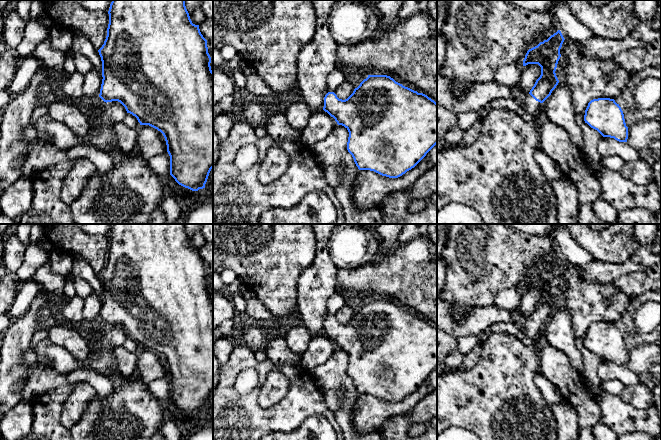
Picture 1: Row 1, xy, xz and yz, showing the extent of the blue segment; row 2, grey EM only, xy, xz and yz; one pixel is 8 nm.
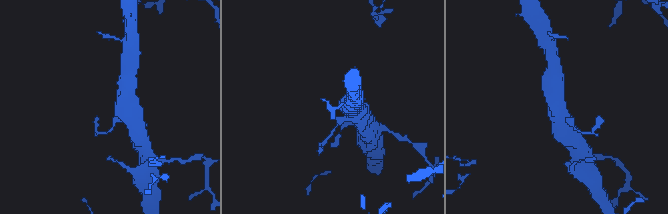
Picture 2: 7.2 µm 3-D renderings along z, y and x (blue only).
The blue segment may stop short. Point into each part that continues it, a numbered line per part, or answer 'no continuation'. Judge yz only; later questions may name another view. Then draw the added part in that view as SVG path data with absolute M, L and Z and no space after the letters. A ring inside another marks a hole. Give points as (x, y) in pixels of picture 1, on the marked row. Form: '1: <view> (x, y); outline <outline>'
1: yz (531, 106); outline M527 94L524 100L524 104L521 105L518 100L511 98L508 99L496 99L488 103L484 108L484 114L466 131L463 132L463 135L458 146L444 146L444 149L456 149L461 146L471 145L479 136L482 123L487 117L487 115L494 109L508 110L518 113L518 110L522 108L527 114L531 115L536 124L536 128L540 128L540 120L538 117L538 109L542 106L542 103L536 101L530 94Z

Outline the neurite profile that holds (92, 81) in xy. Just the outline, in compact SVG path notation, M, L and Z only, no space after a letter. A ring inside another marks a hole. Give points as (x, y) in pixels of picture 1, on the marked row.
M95 68L84 75L83 92L85 99L99 96L102 79L102 75Z

